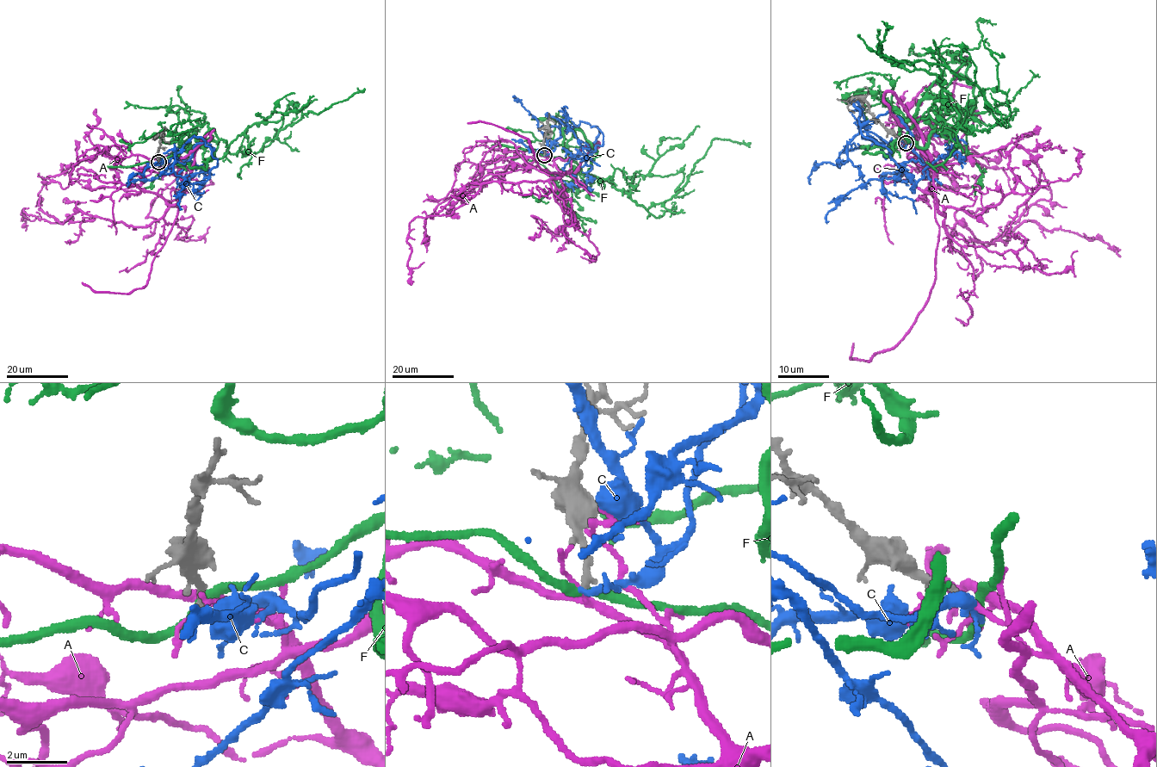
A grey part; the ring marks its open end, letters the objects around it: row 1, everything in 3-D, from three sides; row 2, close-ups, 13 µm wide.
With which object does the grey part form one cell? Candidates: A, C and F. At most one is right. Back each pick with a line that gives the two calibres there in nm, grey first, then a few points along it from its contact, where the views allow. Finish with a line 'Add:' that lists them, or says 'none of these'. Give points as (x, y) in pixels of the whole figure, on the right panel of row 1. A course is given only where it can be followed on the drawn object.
C: calibres 200 and 140 nm; course (906, 143), (869, 132), (852, 101), (861, 132), (884, 145), (914, 182), (957, 143), (933, 130)
Add: C

